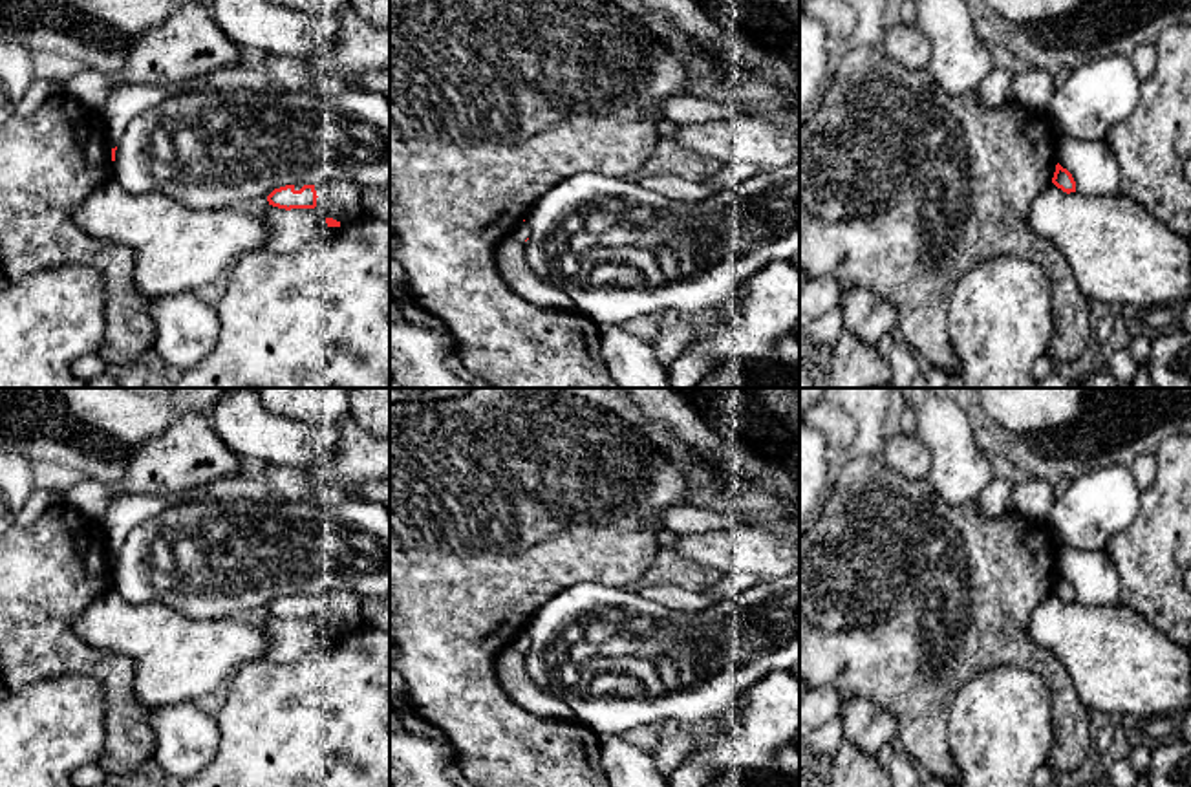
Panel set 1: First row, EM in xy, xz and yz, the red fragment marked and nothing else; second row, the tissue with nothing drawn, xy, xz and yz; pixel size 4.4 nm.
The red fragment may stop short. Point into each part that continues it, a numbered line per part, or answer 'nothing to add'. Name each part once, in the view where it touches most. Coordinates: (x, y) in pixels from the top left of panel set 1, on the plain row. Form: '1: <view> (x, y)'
1: xy (341, 610)

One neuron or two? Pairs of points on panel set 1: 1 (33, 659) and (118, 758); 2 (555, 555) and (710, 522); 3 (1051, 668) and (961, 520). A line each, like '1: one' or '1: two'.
1: one
2: two
3: one

